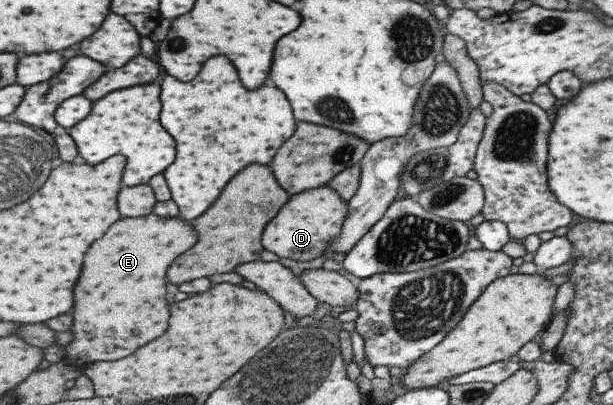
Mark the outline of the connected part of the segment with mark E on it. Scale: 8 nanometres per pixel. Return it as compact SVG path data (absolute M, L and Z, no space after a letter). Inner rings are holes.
M151 213L143 217L119 219L107 229L103 237L99 237L99 241L93 241L83 257L83 269L77 285L73 287L73 341L63 347L65 363L84 368L86 364L94 361L115 361L133 353L147 341L159 337L165 331L169 319L169 309L165 303L165 271L171 261L189 247L193 247L195 241L195 229L189 223L175 217L161 219Z

